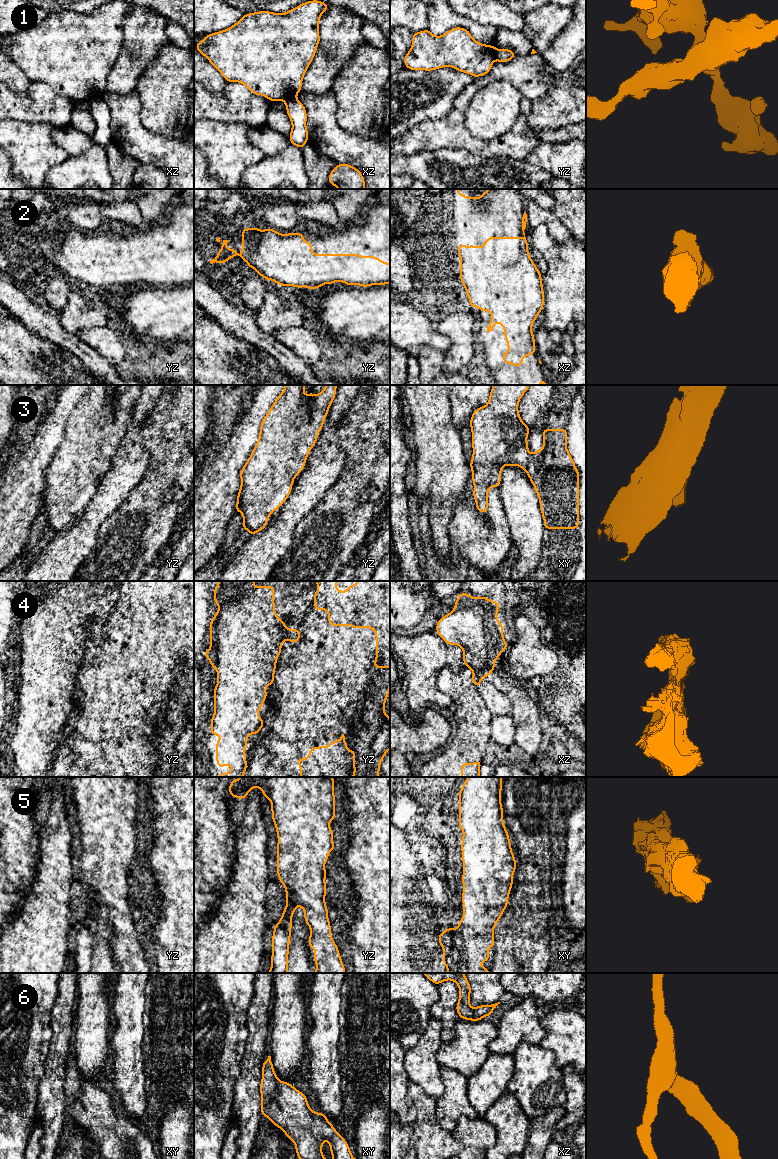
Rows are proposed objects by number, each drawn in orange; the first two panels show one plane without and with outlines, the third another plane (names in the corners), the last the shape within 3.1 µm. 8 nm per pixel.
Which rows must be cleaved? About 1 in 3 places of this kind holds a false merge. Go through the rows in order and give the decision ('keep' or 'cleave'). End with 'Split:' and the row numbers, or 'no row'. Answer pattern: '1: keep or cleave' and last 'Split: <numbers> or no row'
1: cleave
2: keep
3: keep
4: cleave
5: keep
6: keep
Split: 1, 4

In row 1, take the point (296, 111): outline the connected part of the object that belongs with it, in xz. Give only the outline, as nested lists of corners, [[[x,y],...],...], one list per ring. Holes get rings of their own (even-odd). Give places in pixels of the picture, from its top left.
[[[290,97],[285,100],[285,105],[292,123],[292,129],[289,134],[290,143],[301,149],[308,142],[306,109],[296,97]]]

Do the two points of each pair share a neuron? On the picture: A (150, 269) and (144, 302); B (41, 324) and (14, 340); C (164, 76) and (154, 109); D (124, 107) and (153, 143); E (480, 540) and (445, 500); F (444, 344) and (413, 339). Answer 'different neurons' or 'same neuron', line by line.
A: different neurons
B: different neurons
C: same neuron
D: same neuron
E: different neurons
F: same neuron

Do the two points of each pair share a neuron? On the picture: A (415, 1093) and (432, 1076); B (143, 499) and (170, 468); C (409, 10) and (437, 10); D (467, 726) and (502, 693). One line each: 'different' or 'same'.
A: different
B: same
C: different
D: different

